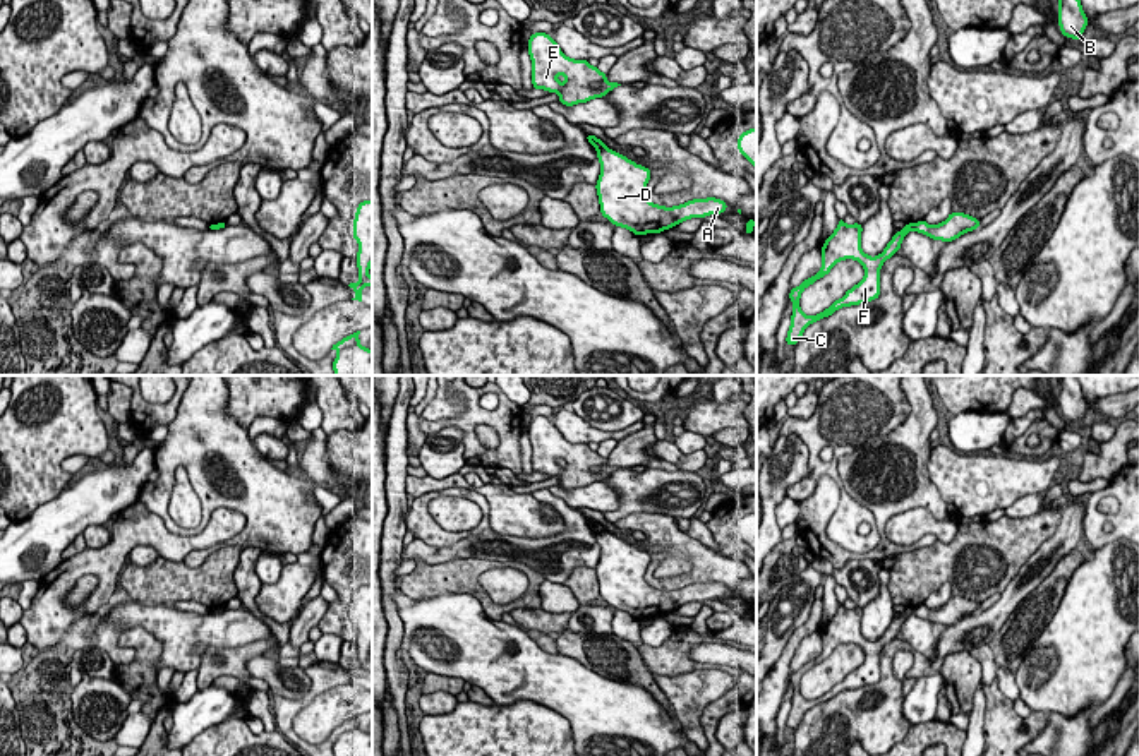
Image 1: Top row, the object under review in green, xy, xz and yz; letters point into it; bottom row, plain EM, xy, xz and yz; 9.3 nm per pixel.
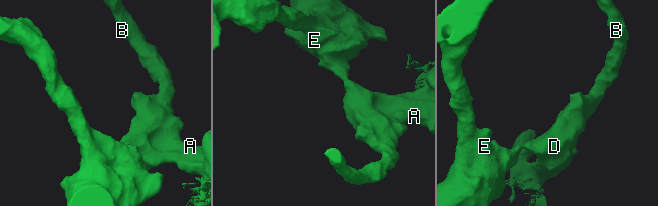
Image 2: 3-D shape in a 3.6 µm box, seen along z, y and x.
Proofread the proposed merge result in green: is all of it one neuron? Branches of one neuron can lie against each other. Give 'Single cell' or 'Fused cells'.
Fused cells

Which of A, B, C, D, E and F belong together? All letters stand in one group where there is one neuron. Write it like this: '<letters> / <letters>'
A B D / C E F

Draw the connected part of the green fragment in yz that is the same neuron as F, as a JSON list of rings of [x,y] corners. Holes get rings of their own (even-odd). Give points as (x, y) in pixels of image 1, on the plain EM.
[[[842,603],[839,605],[834,617],[825,624],[822,633],[822,653],[805,663],[799,670],[791,672],[789,682],[792,686],[792,699],[791,699],[791,710],[787,715],[786,729],[794,730],[799,722],[803,720],[803,715],[823,703],[832,699],[841,691],[851,691],[859,689],[865,686],[877,684],[880,681],[880,653],[882,648],[890,643],[897,634],[901,633],[901,627],[904,621],[913,614],[913,607],[907,607],[902,614],[894,617],[892,624],[887,627],[883,636],[877,641],[870,641],[861,634],[861,615],[863,609],[846,609]],[[846,643],[854,643],[863,648],[865,651],[865,662],[854,669],[851,674],[846,675],[846,679],[839,684],[835,684],[829,693],[817,699],[805,699],[799,691],[799,682],[805,672],[813,669],[817,663],[823,662],[830,657],[830,653],[839,646]]]

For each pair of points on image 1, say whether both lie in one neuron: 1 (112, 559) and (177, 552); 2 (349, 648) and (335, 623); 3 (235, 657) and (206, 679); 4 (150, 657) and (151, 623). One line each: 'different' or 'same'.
1: same
2: different
3: same
4: different

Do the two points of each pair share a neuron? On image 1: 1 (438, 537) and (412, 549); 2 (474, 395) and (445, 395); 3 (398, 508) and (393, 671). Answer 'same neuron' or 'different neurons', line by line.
1: different neurons
2: different neurons
3: same neuron

